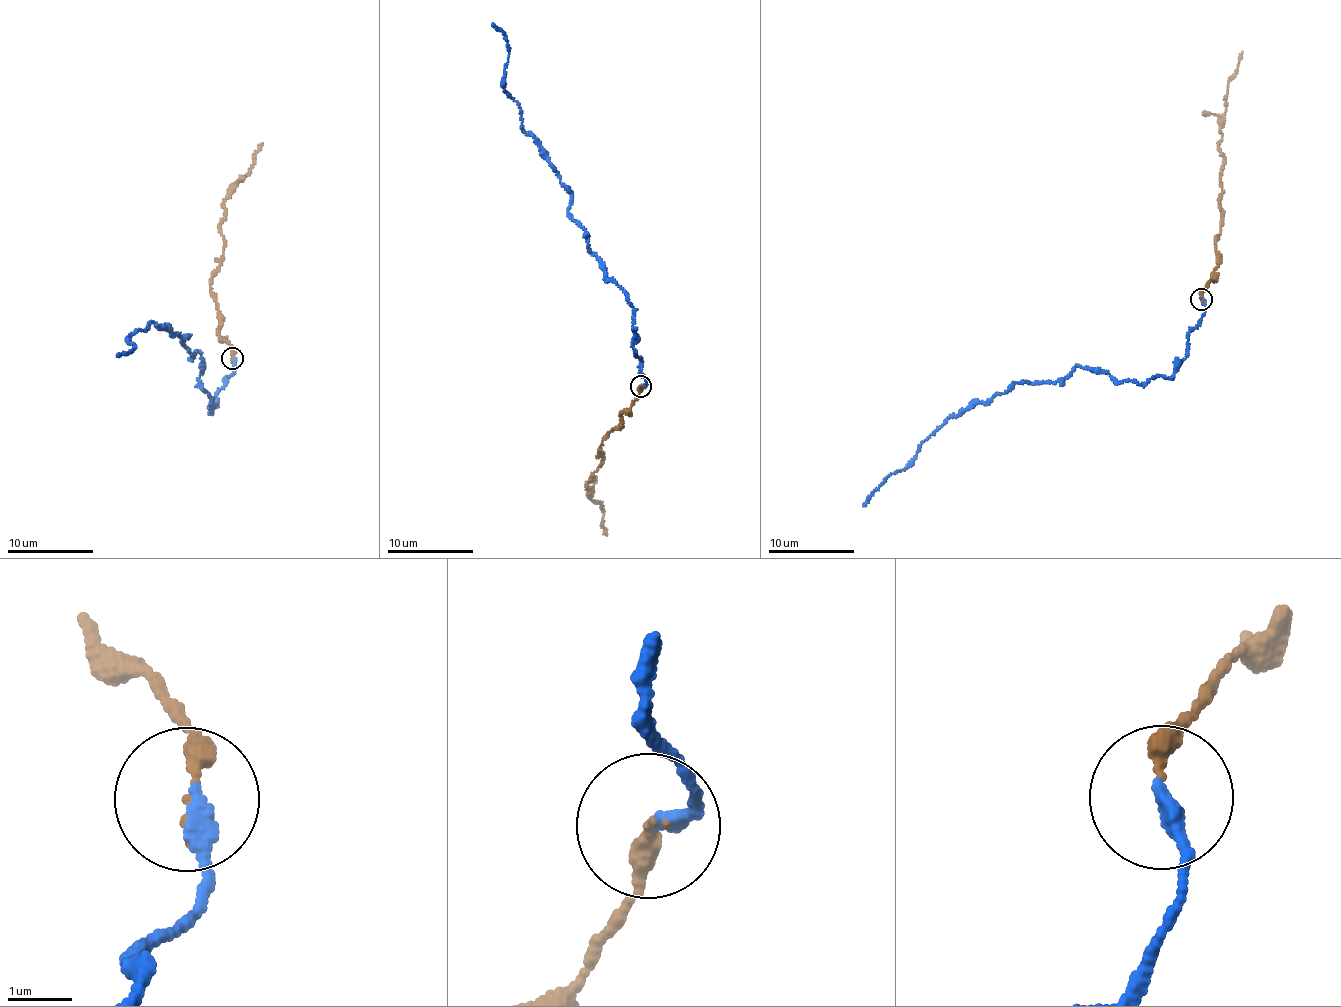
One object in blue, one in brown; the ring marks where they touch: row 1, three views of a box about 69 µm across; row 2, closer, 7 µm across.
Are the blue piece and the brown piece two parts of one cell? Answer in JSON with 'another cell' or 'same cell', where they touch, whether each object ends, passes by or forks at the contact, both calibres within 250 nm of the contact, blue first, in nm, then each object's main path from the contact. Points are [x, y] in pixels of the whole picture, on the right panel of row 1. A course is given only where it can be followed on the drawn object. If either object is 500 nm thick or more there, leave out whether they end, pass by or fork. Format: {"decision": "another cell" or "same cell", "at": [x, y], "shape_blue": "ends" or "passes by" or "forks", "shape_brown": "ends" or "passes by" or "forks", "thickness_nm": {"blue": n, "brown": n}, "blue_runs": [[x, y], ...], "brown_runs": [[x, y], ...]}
{"decision": "another cell", "at": [1201, 299], "shape_blue": "ends", "shape_brown": "ends", "thickness_nm": {"blue": 280, "brown": 190}, "blue_runs": [[1202, 300], [1205, 311], [1170, 377], [1144, 384], [1078, 366], [1055, 381], [1020, 381], [949, 417], [863, 506]], "brown_runs": [[1202, 300], [1202, 289], [1219, 265], [1215, 236], [1220, 233], [1223, 157], [1218, 147], [1228, 82], [1242, 51]]}

